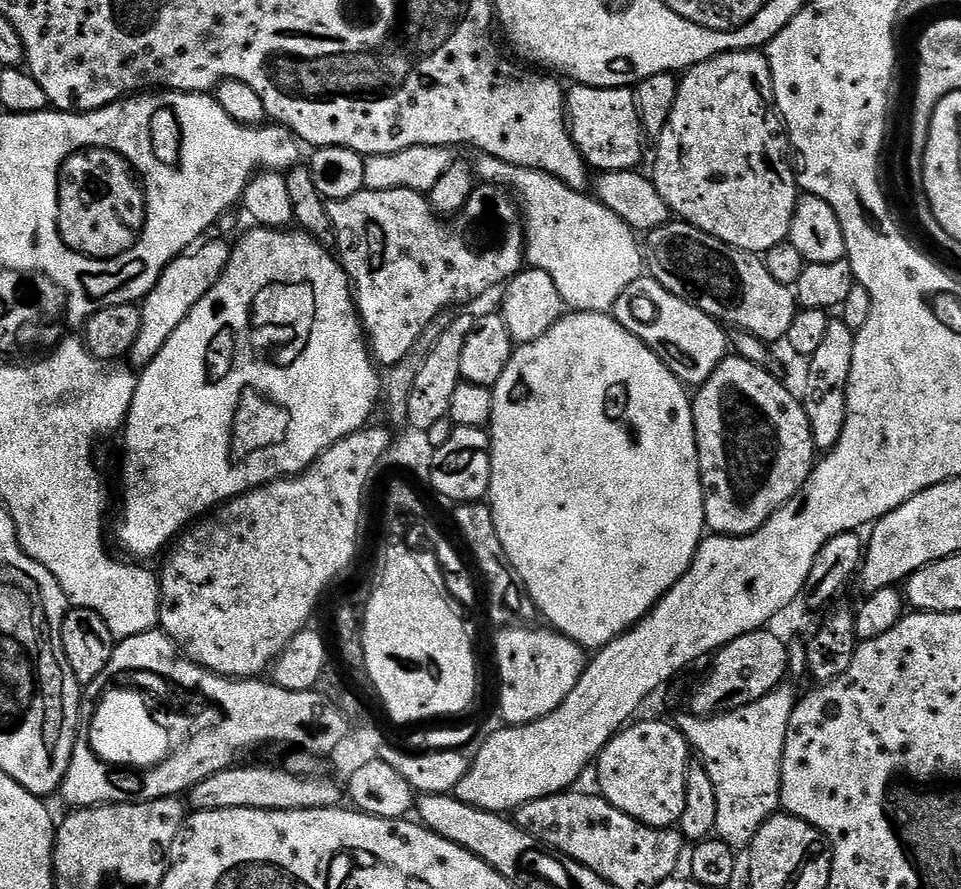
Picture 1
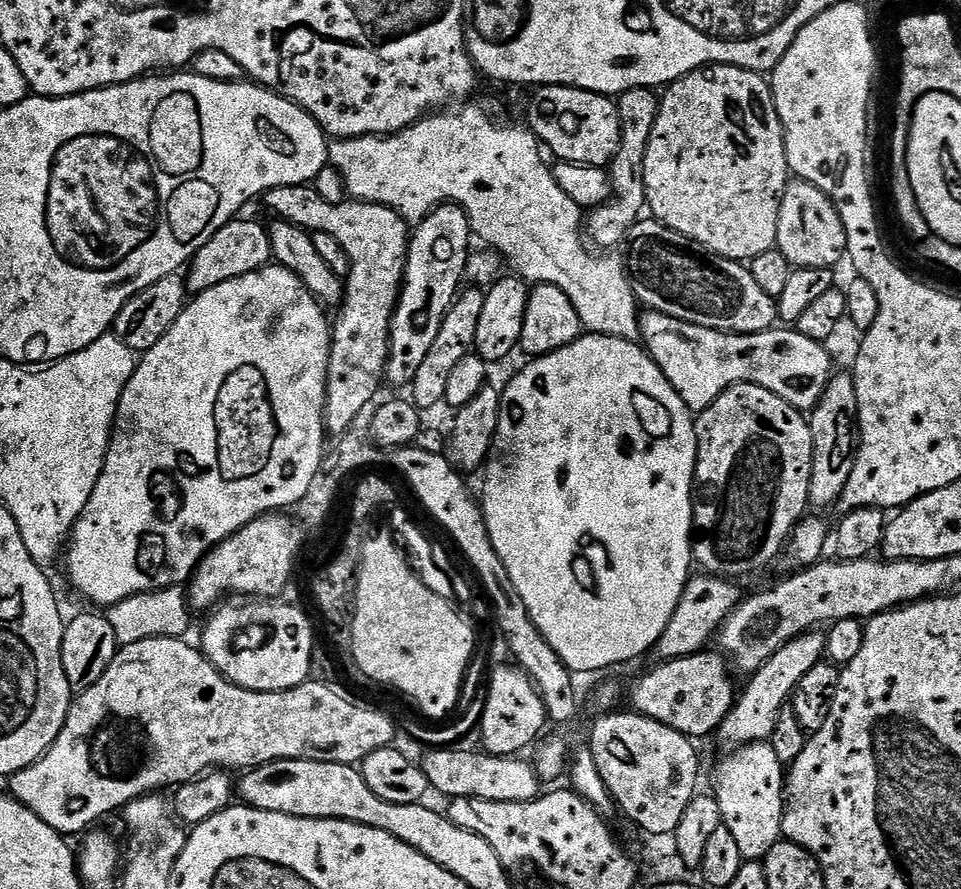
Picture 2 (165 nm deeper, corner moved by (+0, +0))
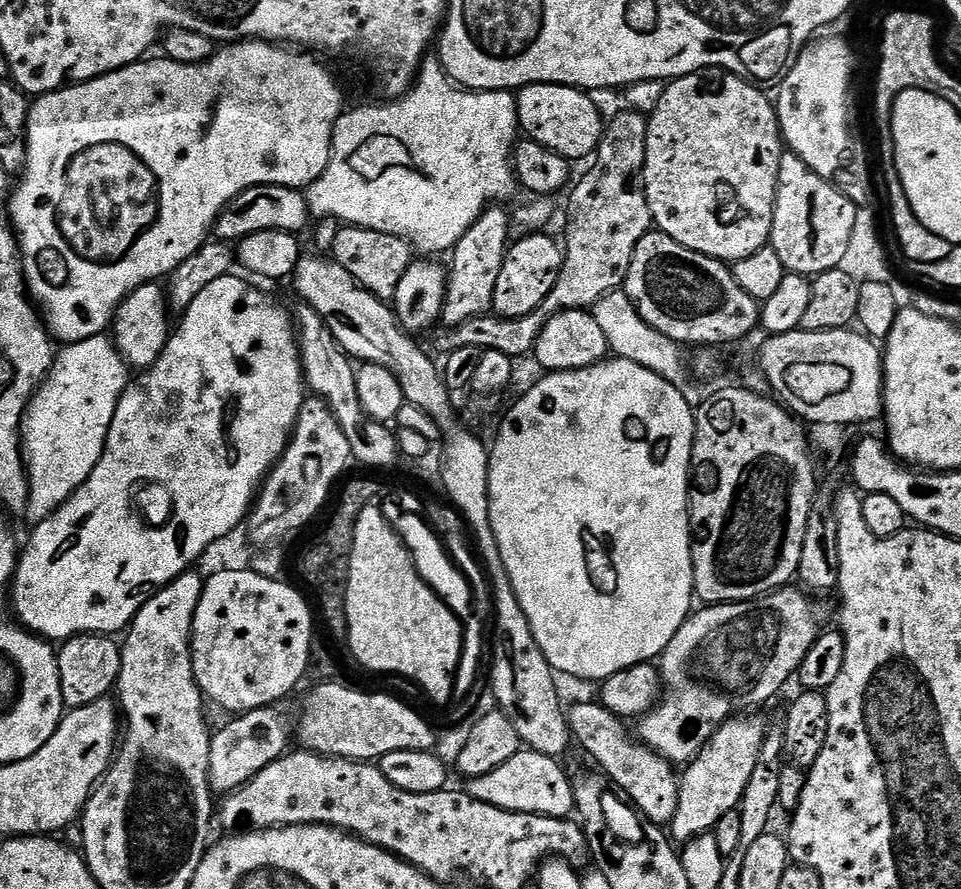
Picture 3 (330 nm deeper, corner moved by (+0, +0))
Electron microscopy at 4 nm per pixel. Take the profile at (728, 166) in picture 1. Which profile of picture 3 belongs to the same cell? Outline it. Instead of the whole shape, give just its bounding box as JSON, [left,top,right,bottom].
[644,71,786,262]

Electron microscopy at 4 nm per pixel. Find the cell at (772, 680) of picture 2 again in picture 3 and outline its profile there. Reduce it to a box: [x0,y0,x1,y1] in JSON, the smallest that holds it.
[670,715,768,842]

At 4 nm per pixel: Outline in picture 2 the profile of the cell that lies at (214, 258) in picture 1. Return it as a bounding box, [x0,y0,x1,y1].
[186,218,272,294]

